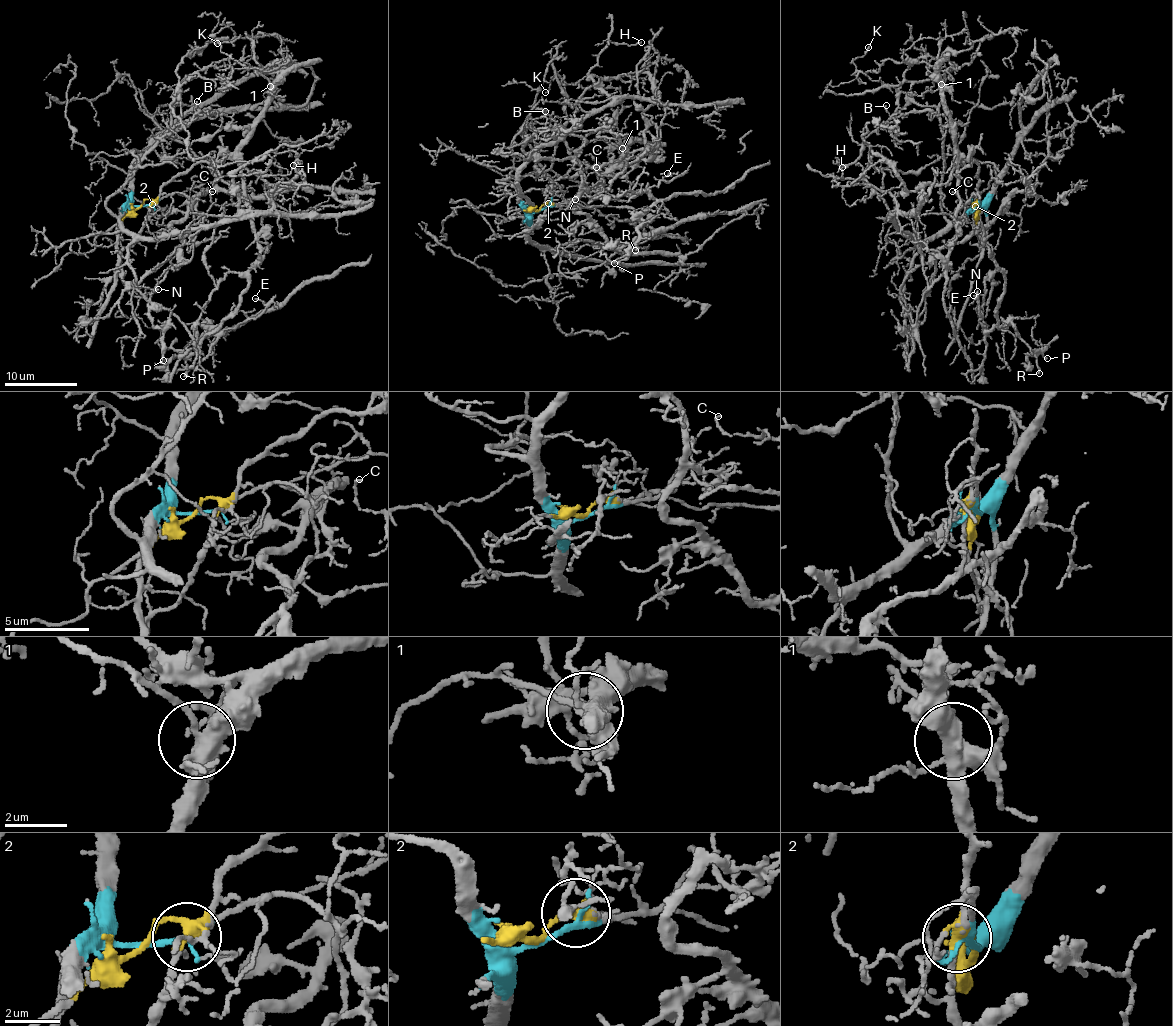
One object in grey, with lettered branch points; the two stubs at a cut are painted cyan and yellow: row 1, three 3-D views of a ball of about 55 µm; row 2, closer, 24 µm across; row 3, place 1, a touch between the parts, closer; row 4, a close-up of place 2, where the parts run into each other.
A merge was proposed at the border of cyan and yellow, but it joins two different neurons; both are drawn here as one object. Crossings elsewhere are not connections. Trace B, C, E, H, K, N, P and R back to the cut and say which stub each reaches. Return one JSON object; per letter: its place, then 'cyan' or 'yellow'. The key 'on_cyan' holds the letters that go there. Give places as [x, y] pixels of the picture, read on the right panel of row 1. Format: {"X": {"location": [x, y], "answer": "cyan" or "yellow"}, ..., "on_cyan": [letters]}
{"B": {"location": [886, 105], "answer": "cyan"}, "C": {"location": [952, 191], "answer": "yellow"}, "E": {"location": [973, 295], "answer": "yellow"}, "H": {"location": [842, 167], "answer": "cyan"}, "K": {"location": [868, 47], "answer": "yellow"}, "N": {"location": [977, 291], "answer": "yellow"}, "P": {"location": [1047, 358], "answer": "yellow"}, "R": {"location": [1039, 373], "answer": "yellow"}, "on_cyan": ["B", "H"]}

